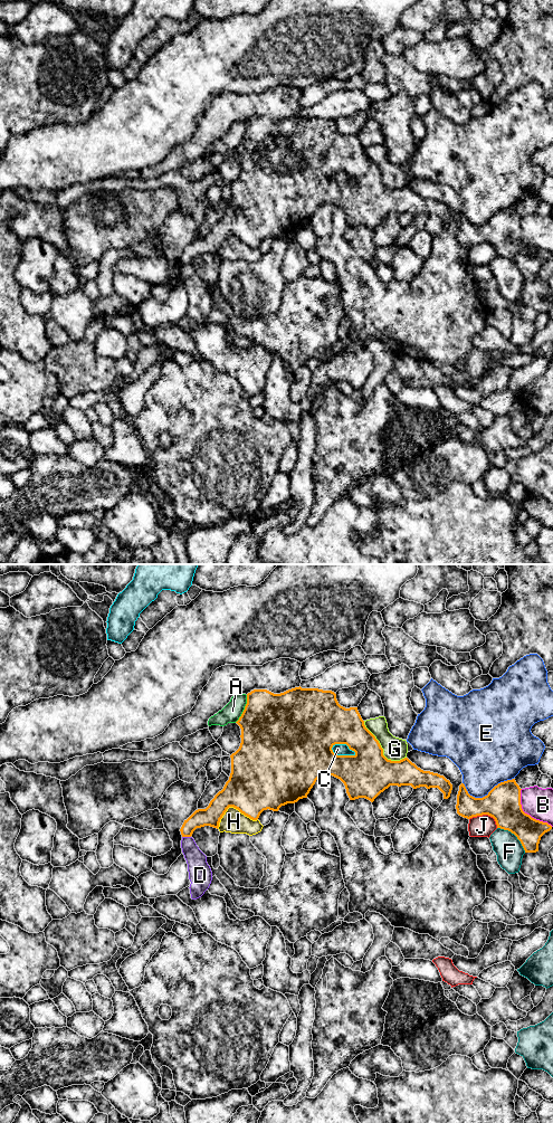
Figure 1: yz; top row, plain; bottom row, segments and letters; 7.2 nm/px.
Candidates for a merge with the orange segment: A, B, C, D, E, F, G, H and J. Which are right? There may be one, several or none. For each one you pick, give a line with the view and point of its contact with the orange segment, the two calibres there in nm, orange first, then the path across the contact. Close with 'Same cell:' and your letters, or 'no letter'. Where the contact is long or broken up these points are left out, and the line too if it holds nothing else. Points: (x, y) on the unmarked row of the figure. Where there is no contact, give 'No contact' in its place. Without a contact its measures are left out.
Same cell: no letter

